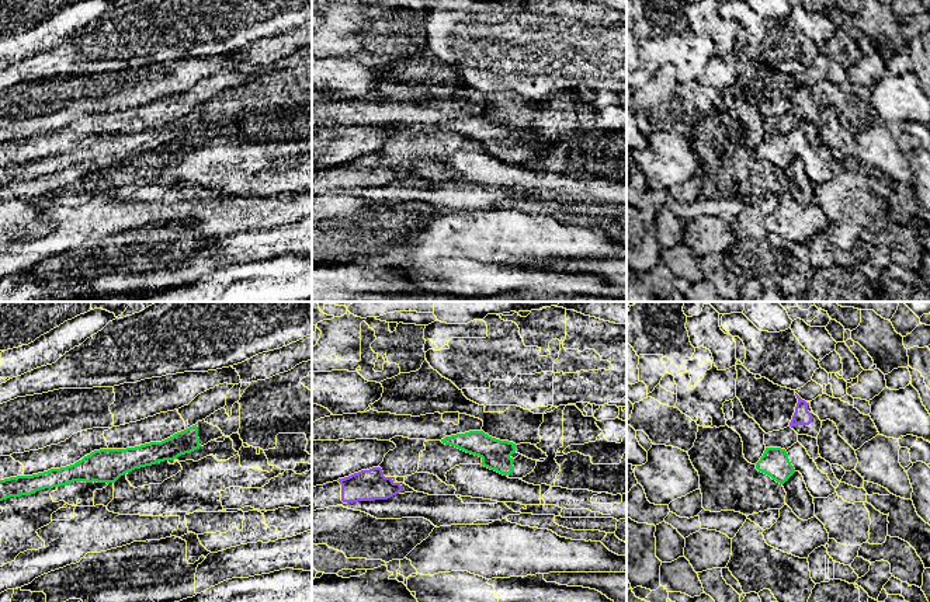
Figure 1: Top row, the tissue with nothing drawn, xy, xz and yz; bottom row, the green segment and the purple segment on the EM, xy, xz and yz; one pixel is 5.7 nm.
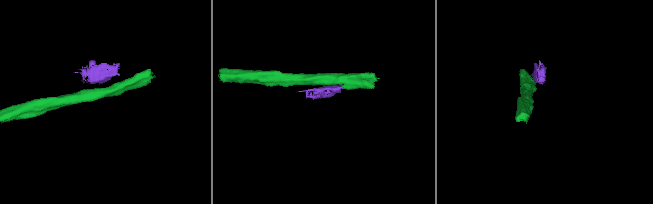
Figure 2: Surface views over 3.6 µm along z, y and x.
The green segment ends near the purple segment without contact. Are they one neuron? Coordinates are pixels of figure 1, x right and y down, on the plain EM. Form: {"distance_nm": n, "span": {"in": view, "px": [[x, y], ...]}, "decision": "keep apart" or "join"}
{"distance_nm": 130, "span": {"in": "yz", "px": [[784, 135], [791, 112]]}, "decision": "keep apart"}

